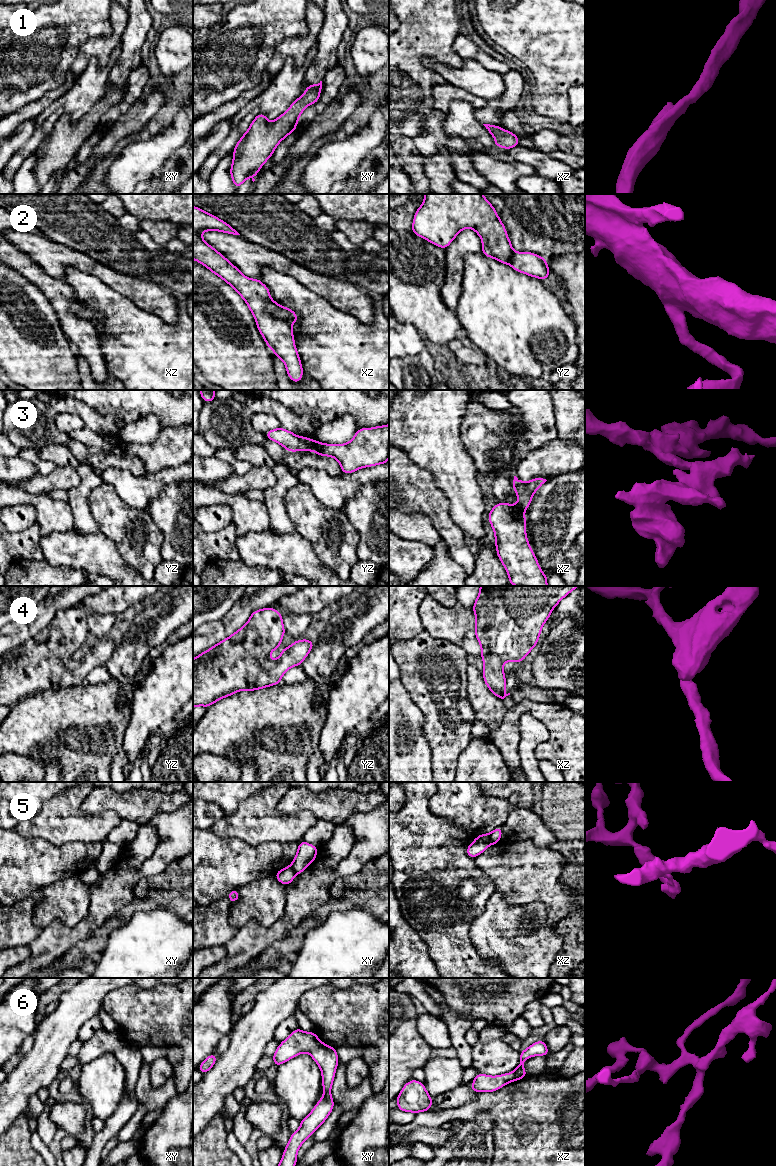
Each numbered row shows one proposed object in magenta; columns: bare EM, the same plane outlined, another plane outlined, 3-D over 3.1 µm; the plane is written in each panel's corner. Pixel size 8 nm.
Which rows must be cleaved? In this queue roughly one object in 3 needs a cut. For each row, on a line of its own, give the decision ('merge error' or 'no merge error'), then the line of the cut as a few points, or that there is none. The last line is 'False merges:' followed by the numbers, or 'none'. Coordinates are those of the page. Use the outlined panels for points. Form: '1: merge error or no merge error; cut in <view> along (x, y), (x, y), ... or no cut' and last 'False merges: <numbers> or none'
1: no merge error; no cut
2: no merge error; no cut
3: merge error; cut in yz along (313, 440), (311, 450)
4: no merge error; no cut
5: merge error; cut in xz along (488, 834), (491, 843)
6: no merge error; no cut
False merges: 3, 5

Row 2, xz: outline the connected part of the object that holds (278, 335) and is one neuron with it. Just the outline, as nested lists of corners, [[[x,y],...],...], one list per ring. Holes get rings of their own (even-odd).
[[[193,205],[193,259],[222,278],[243,298],[255,317],[265,343],[284,362],[289,378],[299,383],[303,367],[291,327],[298,321],[297,314],[272,300],[268,287],[260,279],[244,276],[227,258],[206,243],[202,239],[203,231],[240,234],[228,223]]]

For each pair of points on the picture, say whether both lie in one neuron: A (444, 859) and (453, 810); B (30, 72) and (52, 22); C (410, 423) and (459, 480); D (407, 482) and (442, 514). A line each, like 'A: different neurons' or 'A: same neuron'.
A: different neurons
B: same neuron
C: same neuron
D: same neuron

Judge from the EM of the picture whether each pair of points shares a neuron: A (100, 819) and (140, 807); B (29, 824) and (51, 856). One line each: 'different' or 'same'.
A: different
B: different

